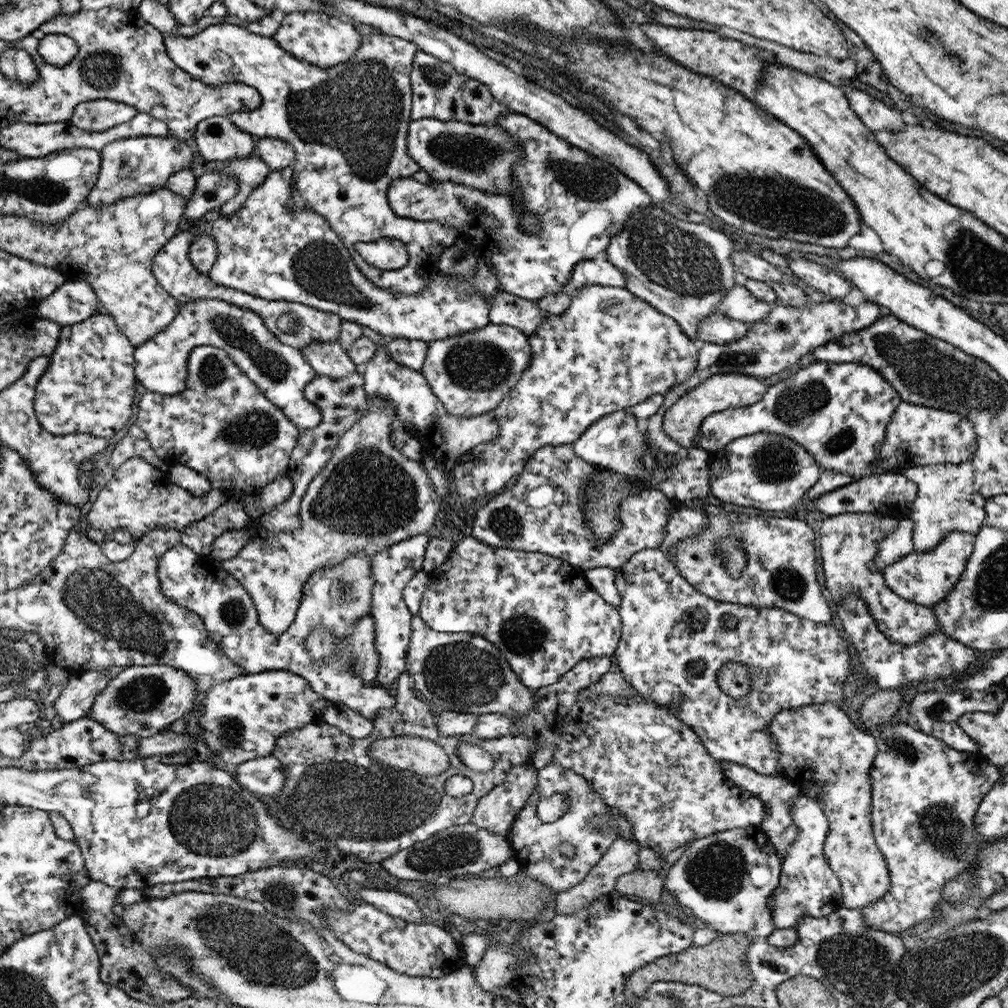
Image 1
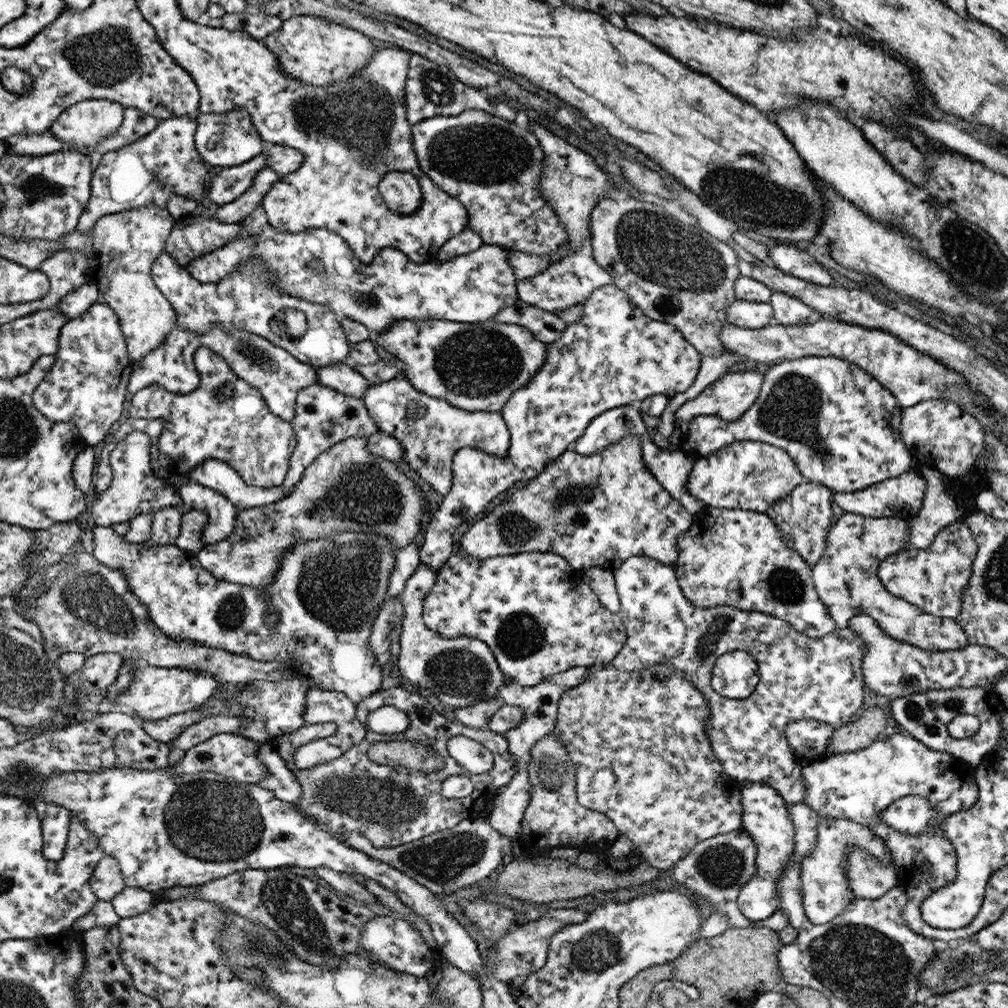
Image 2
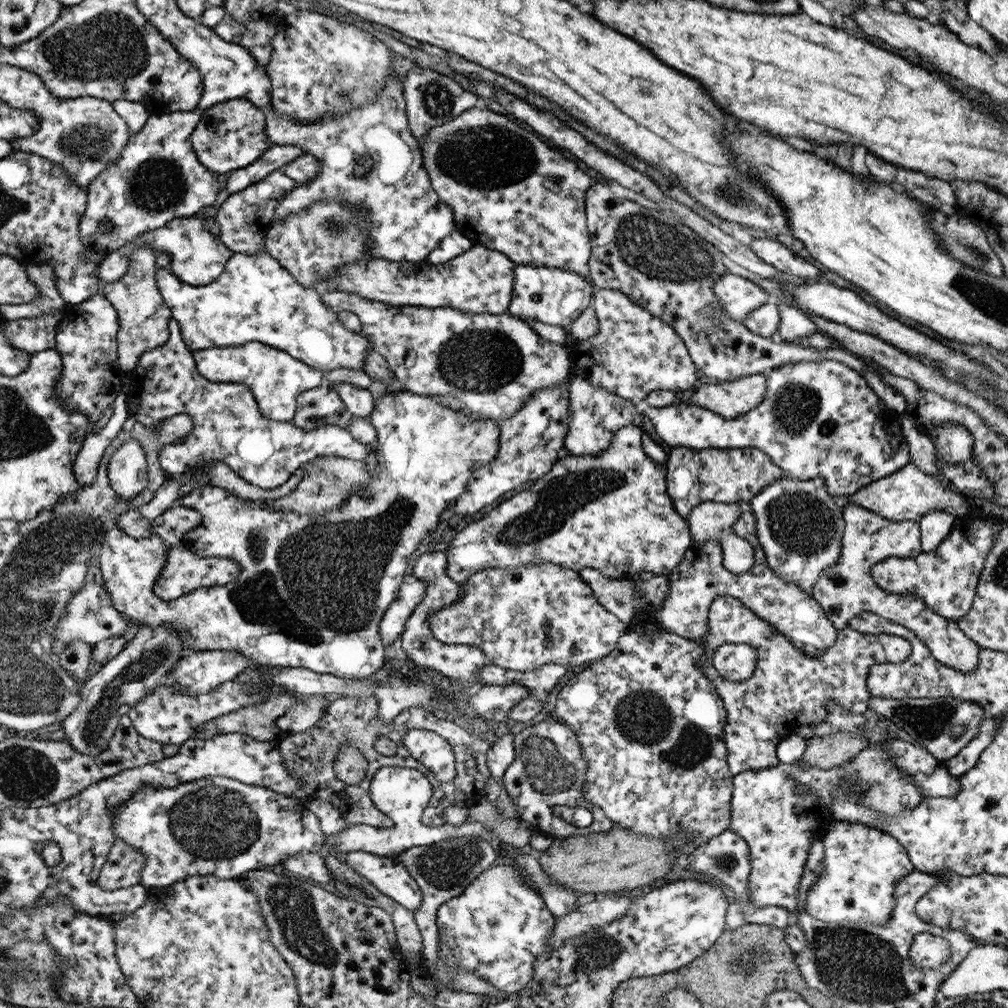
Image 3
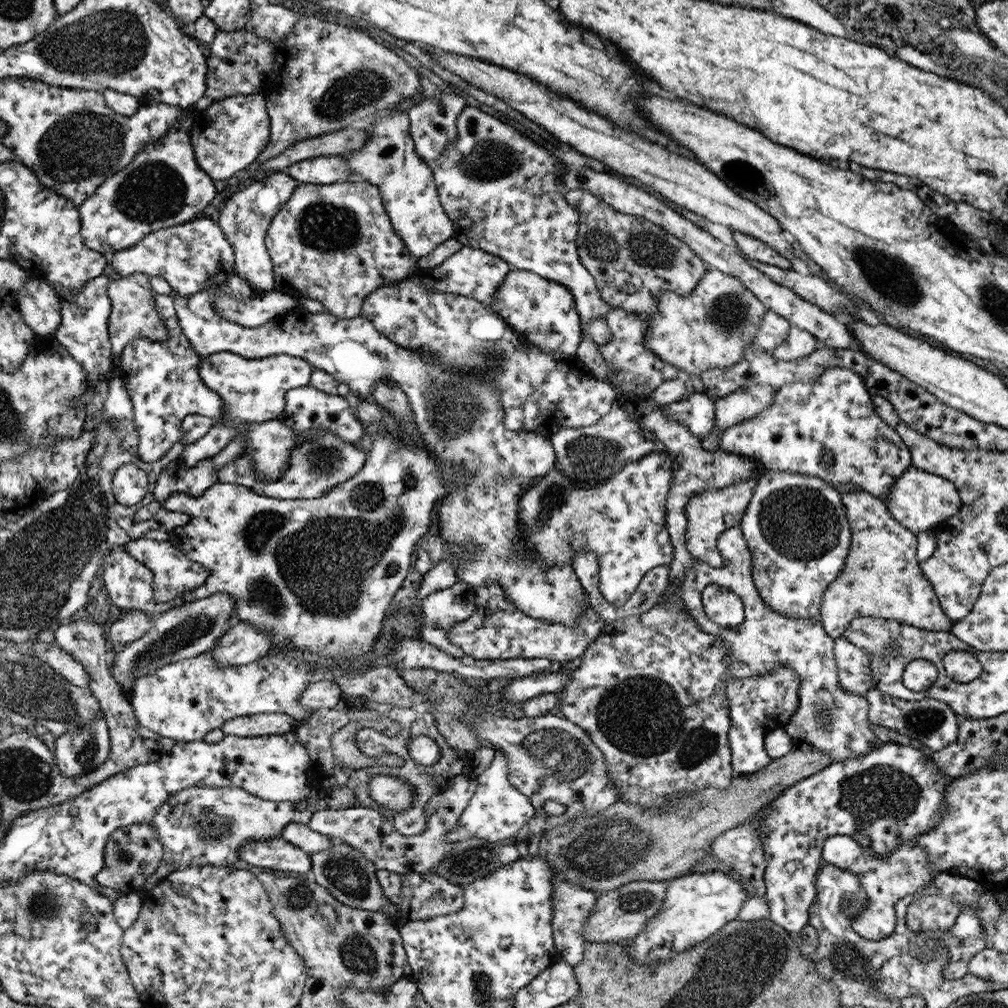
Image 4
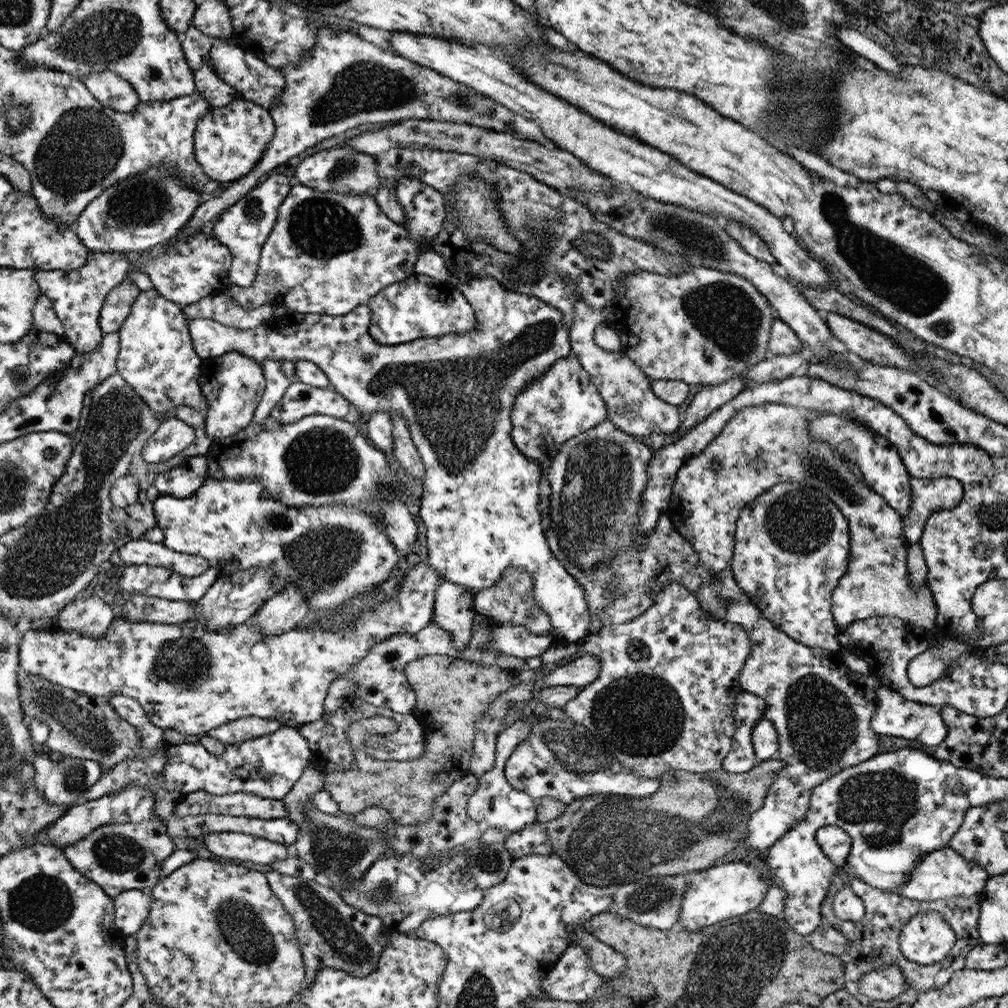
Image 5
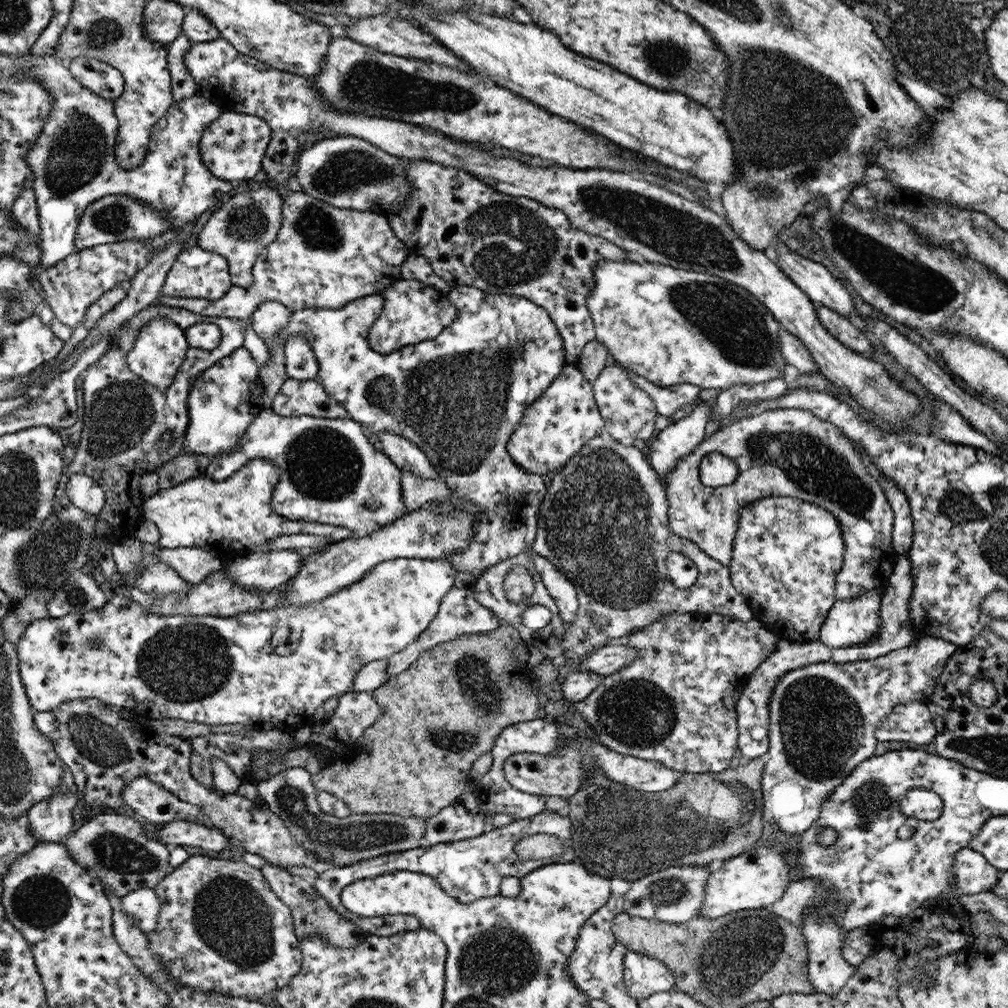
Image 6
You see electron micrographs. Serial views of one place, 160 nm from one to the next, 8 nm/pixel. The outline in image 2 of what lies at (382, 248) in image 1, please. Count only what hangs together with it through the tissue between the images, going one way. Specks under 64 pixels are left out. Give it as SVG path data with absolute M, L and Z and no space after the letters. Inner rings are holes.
M263 206L239 222L242 232L229 244L213 250L211 254L203 254L189 261L185 267L192 277L201 283L218 283L233 271L253 269L256 271L258 260L262 260L262 273L268 275L270 283L281 293L294 296L310 303L322 304L336 313L338 320L351 319L363 324L373 334L385 333L393 321L403 320L446 320L471 324L483 322L495 316L506 306L511 306L518 299L516 295L515 277L508 263L507 254L498 246L483 244L462 256L443 262L417 264L405 257L405 254L393 248L381 249L367 264L362 263L352 254L351 247L329 229L306 228L301 232L276 230L268 222Z

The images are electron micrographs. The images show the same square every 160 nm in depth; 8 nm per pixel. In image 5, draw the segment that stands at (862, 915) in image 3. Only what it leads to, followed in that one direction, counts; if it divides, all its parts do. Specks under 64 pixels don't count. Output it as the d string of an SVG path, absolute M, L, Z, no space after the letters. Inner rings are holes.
M827 825L818 828L814 834L821 852L831 861L840 867L846 859L850 849L849 835L835 825ZM945 846L928 852L911 870L910 877L896 890L903 898L917 901L948 900L952 896L965 898L979 894L988 880L988 874L977 863L971 864L953 849Z

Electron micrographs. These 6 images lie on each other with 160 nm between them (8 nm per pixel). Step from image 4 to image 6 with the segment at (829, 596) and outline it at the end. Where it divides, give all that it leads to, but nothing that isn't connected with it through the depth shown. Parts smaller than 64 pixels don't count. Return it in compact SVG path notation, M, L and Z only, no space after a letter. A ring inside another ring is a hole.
M771 409L721 426L708 438L704 438L685 459L677 463L675 469L665 477L662 486L668 504L667 519L671 532L695 543L709 558L726 567L731 560L732 542L737 533L740 510L746 504L764 497L783 496L801 499L828 510L837 518L844 542L842 567L834 582L833 596L837 602L859 598L871 589L881 594L898 557L891 544L893 518L890 504L877 486L875 478L869 476L867 468L861 464L859 452L853 448L853 441L836 426L818 419L808 410ZM711 452L721 454L735 464L736 478L731 485L717 488L701 485L698 466L701 458Z

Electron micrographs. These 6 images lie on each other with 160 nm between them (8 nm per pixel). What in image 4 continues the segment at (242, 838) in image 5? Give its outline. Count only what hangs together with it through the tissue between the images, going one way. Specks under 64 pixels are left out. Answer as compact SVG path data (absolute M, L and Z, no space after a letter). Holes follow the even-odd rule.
M281 837L271 841L251 841L243 846L239 858L254 868L297 872L308 876L309 854Z

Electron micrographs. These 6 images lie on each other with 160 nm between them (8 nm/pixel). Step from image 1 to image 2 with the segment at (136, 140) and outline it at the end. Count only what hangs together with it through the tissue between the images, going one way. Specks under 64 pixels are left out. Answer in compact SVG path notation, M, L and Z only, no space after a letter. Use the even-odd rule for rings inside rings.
M193 118L160 120L152 131L135 142L103 153L92 172L91 196L75 229L84 234L93 228L100 216L153 204L166 206L173 194L194 201L205 196L207 168L196 150L195 132Z

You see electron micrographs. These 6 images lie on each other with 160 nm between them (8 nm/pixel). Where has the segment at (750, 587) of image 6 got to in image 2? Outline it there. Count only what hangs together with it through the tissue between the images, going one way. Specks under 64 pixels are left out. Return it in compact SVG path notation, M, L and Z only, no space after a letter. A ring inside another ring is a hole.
M805 481L799 484L793 492L789 492L787 498L781 498L779 502L773 503L769 510L764 512L773 523L777 524L777 529L788 542L788 548L800 554L803 562L806 562L811 569L823 554L827 531L833 522L832 494L825 486Z

